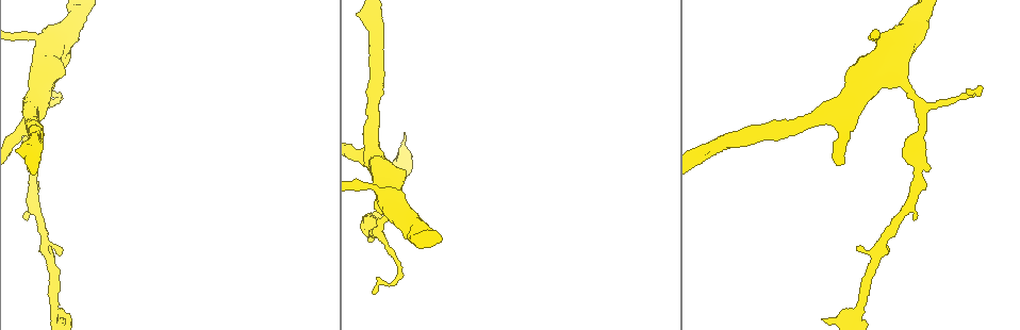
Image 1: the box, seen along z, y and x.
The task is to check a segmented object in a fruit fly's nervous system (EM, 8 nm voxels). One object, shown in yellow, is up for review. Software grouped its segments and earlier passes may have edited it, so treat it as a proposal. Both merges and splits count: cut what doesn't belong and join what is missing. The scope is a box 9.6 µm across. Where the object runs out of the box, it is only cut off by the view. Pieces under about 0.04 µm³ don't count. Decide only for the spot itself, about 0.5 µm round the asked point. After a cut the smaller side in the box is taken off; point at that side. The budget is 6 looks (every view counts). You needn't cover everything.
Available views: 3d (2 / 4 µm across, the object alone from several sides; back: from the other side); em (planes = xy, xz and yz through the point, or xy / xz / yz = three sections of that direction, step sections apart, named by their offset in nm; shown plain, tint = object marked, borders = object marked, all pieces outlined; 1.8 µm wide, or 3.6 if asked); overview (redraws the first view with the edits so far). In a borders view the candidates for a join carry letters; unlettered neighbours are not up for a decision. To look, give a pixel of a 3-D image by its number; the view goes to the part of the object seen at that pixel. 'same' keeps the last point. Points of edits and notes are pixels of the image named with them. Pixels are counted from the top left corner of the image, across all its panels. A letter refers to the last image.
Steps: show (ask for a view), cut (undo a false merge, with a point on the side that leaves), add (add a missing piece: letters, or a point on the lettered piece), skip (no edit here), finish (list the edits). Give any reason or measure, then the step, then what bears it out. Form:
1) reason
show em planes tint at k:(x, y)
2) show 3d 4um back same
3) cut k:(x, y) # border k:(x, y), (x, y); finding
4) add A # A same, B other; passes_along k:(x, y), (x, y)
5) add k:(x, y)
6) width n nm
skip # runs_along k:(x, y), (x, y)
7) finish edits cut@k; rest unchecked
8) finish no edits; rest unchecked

show 3d 4um at 1:(371, 155)

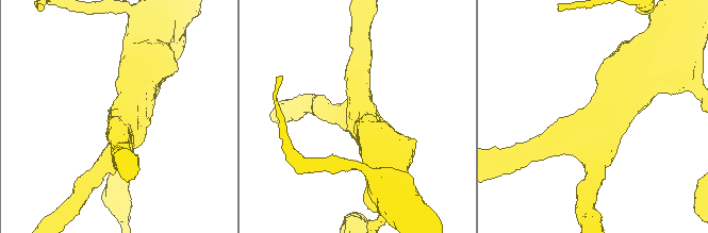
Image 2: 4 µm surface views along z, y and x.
now the EM
show em 3.6um planes plain at 2:(597, 121)

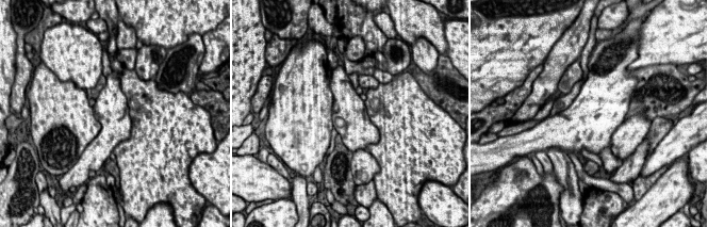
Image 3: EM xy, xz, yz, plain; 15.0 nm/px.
what lies round it
show em 3.6um planes borders same

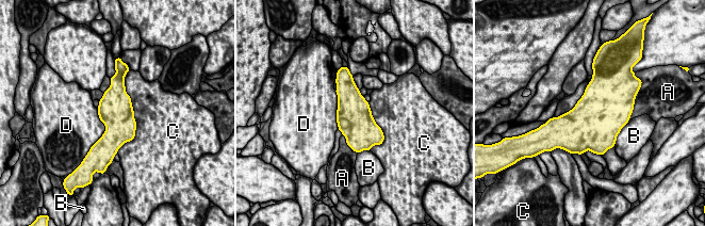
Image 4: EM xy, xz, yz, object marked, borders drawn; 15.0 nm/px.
skip # A other, B other, C other, D other; border 4:(334, 90), (339, 129); continuous, no second neuron

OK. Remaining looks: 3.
thick turns thin
show em 3.6um xy step 4 tint at 1:(370, 187)

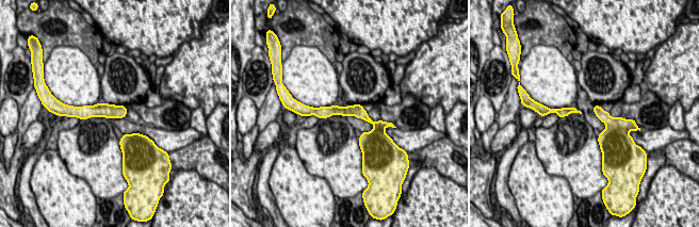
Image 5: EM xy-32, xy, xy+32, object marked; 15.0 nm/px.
show em 3.6um planes borders same

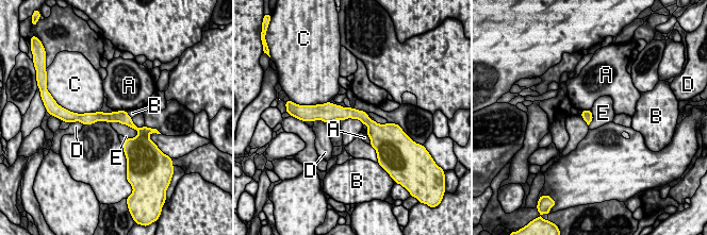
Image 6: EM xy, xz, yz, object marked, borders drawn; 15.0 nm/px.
width 160 nm
skip # A other, B other, C other, D other, E other; one neuron here

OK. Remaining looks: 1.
thin end
show em planes borders at 1:(375, 294)

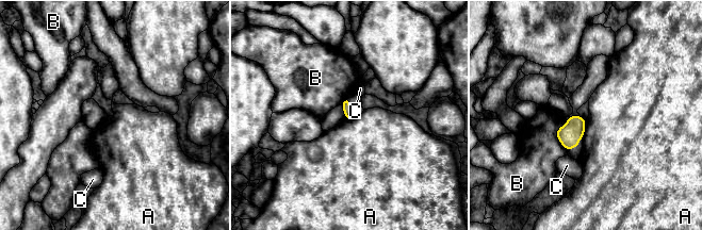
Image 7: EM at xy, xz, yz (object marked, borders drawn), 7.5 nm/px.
skip # A other, B other, C other; border 7:(586, 120), (582, 137); none of them fits

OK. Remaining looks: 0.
finish no edits; rest unchecked

